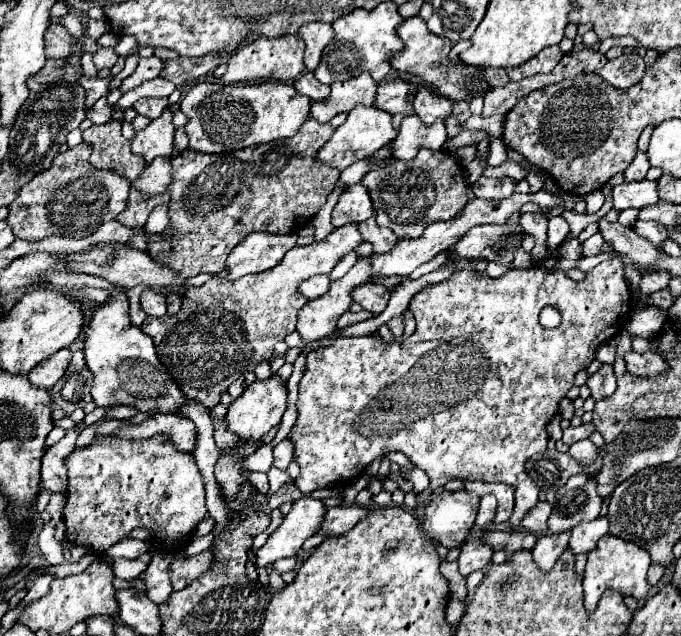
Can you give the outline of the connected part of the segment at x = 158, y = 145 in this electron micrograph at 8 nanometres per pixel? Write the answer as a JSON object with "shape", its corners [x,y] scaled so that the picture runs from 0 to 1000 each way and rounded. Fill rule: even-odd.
{"shape":[[[244,170],[235,186],[220,189],[220,195],[200,208],[194,217],[194,239],[206,242],[217,258],[229,245],[250,245],[256,239],[256,195],[253,195],[253,173]]]}

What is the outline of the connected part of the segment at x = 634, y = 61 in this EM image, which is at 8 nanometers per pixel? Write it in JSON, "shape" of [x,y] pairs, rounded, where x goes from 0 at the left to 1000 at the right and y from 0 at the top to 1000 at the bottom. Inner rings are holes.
{"shape":[[[913,85],[902,94],[893,94],[878,119],[884,119],[890,129],[896,129],[905,138],[922,142],[925,135],[937,132],[949,113],[949,101],[940,85]]]}

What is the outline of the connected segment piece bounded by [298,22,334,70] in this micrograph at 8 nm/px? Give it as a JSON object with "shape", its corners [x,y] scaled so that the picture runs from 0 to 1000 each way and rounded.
{"shape":[[[458,35],[449,38],[438,47],[438,57],[449,66],[449,85],[446,85],[446,101],[452,110],[461,110],[470,97],[470,85],[476,72],[490,60],[488,41],[476,35]]]}

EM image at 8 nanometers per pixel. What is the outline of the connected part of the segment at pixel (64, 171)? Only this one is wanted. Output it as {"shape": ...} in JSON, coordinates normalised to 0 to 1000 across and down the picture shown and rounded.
{"shape":[[[120,223],[97,242],[82,242],[70,267],[59,270],[29,296],[23,314],[12,324],[9,343],[23,374],[41,381],[56,381],[73,368],[126,374],[182,330],[191,299],[188,283],[170,277],[170,270],[135,264],[129,255],[132,239],[135,233]]]}

